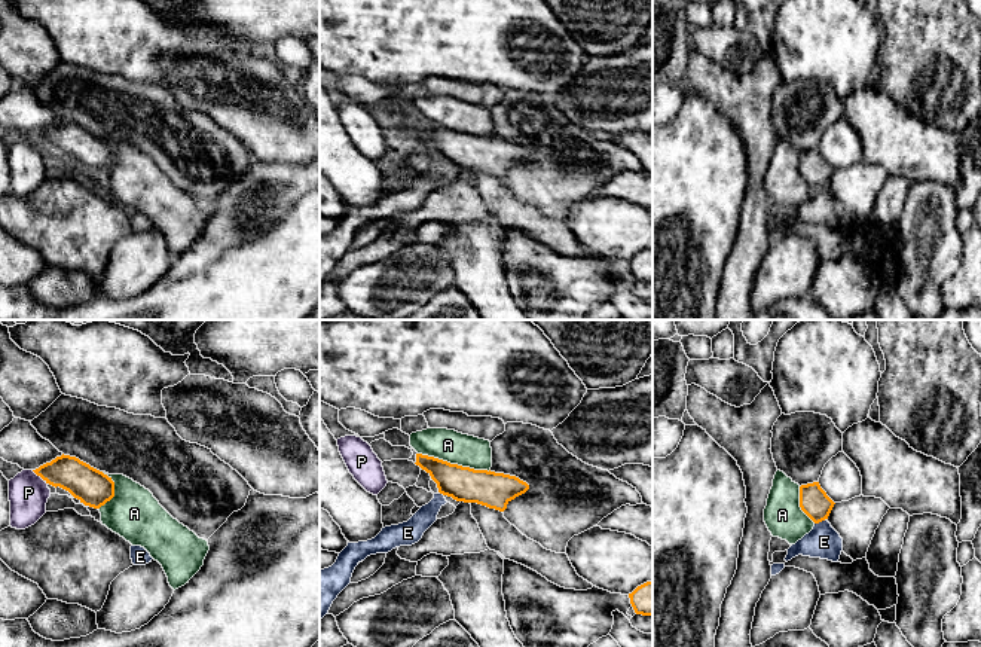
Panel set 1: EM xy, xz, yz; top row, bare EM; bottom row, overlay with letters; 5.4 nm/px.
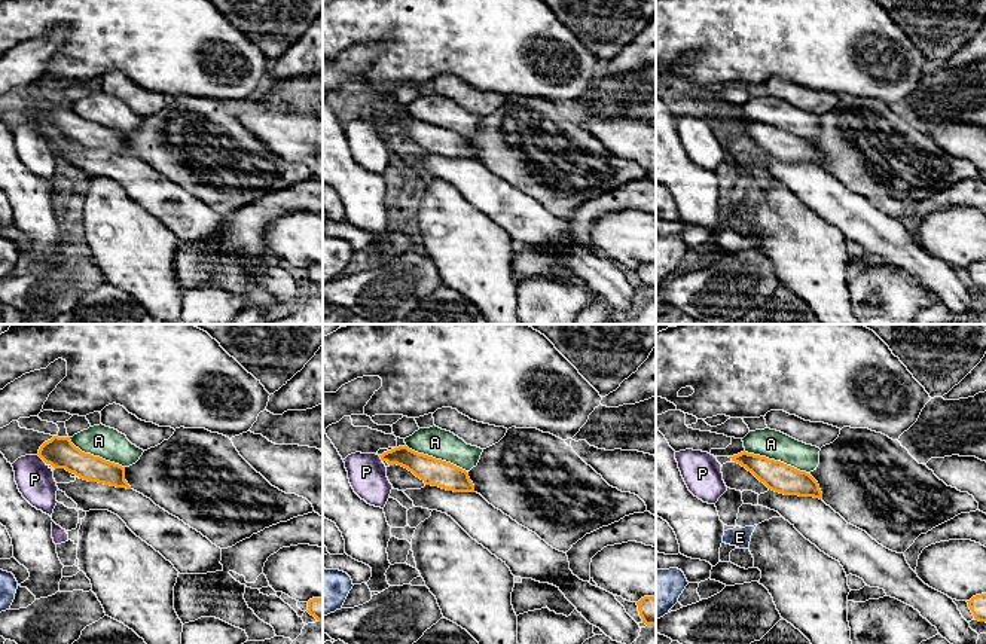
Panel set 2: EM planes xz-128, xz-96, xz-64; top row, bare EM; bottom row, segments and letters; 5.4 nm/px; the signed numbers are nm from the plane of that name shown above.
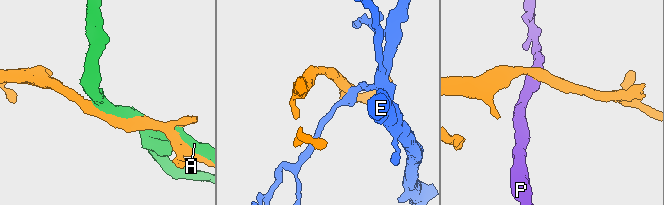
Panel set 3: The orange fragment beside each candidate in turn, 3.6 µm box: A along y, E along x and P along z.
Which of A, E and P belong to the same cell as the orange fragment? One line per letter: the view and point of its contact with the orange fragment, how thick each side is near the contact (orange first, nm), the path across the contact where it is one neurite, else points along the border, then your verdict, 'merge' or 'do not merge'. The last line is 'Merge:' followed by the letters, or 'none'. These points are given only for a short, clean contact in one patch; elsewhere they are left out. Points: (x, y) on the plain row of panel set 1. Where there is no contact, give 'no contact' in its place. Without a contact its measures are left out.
A: meets orange in xz at (454, 131); 190 nm thick on the orange side, 170 nm on the other; do not merge
E: meets orange in yz at (819, 188); 160 nm thick on the orange side, 180 nm on the other; do not merge
P: meets orange in xy at (39, 142); 190 nm thick on the orange side, 220 nm on the other; border along xy (31, 137), (46, 150); do not merge
Merge: none

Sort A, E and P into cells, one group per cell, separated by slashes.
A / E / P

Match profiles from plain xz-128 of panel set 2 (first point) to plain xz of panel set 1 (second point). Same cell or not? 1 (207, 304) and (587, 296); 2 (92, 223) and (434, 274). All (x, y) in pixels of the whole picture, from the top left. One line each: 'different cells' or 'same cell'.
1: same cell
2: different cells

